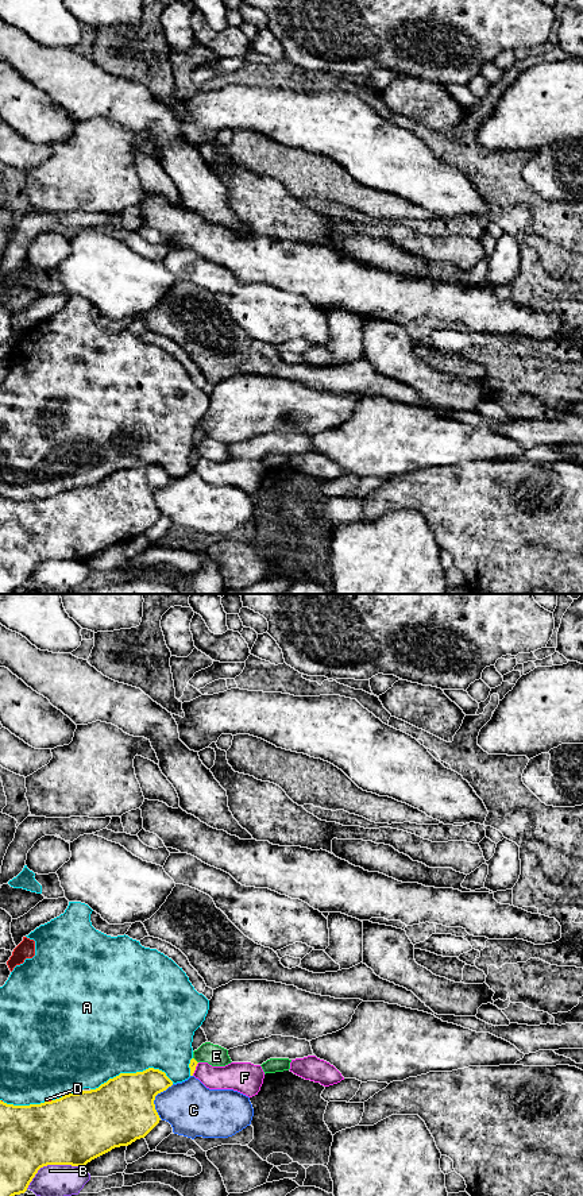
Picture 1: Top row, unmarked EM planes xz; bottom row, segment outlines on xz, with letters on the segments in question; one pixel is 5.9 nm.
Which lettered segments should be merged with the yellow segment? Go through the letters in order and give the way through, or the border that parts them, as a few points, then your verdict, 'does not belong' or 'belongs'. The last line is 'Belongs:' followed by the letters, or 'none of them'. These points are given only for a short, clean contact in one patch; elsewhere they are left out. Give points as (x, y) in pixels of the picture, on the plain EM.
A: does not belong
B: does not belong
C: does not belong
D: does not belong
E: does not belong
F: does not belong
Belongs: none of them

